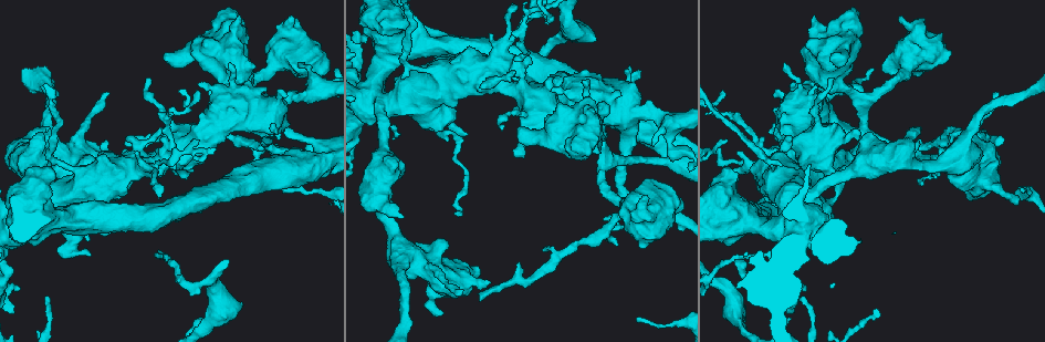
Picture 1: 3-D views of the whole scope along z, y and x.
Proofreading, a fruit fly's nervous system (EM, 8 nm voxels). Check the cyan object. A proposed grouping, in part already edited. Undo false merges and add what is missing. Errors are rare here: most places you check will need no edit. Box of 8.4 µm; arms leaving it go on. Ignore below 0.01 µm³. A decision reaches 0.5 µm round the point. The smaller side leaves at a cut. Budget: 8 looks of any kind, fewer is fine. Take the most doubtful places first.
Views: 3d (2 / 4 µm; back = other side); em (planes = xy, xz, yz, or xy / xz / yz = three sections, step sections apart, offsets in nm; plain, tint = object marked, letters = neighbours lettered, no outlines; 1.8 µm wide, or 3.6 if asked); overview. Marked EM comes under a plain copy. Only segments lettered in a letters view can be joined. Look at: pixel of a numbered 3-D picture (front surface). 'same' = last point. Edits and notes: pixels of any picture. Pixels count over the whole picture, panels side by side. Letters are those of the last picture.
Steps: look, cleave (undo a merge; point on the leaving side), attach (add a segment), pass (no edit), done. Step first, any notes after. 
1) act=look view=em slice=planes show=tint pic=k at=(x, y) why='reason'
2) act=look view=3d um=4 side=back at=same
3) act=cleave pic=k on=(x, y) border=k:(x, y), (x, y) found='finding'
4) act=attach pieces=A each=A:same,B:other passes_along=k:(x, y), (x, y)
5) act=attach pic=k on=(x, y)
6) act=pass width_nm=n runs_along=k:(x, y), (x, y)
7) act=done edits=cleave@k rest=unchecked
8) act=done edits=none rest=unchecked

act=look view=3d um=2 pic=1 at=(199, 319) why='free end'

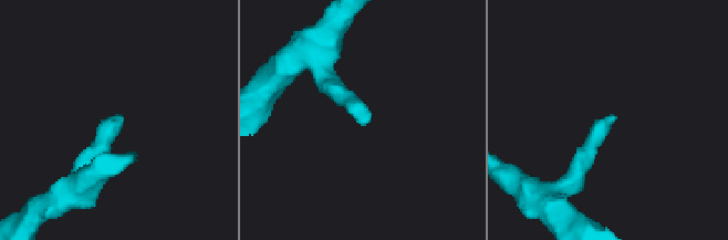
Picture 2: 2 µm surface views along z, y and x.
act=look view=em um=3.6 slice=planes show=letters pic=2 at=(365, 125)

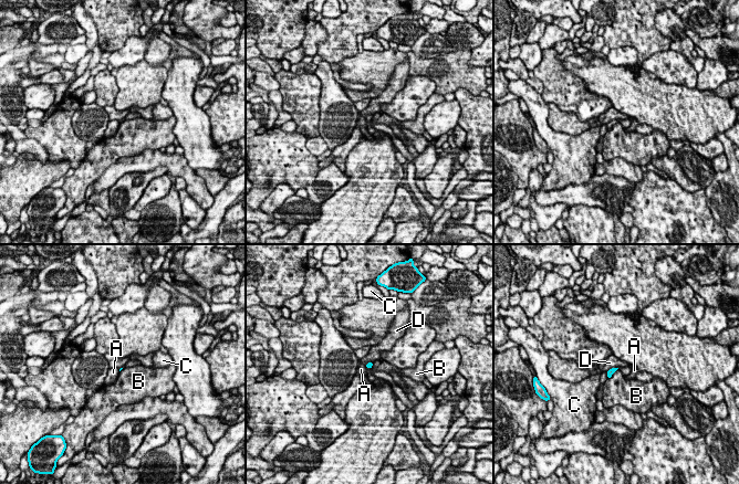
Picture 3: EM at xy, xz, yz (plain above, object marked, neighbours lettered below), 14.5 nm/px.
act=pass each=A:other,B:other,C:other,D:other border=3:(372, 361), (366, 364), (366, 368) found='none of them fits'

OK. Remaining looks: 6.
act=look view=em um=3.6 slice=planes show=letters pic=1 at=(380, 109) why='sharp bend'

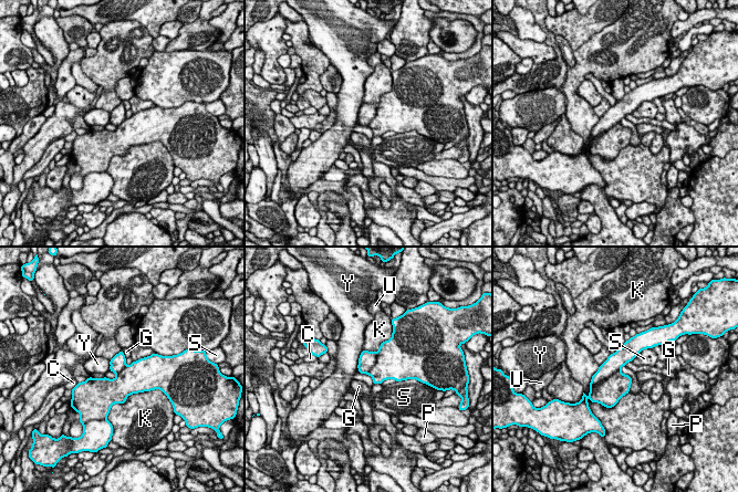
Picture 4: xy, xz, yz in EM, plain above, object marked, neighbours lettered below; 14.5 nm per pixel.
act=pass width_nm=380 each=C:other,G:other,K:other,P:other,S:other,U:other,Y:other found='continuous, no second cell'

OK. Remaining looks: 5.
act=look view=3d um=4 pic=1 at=(806, 93) why='sudden change in width'

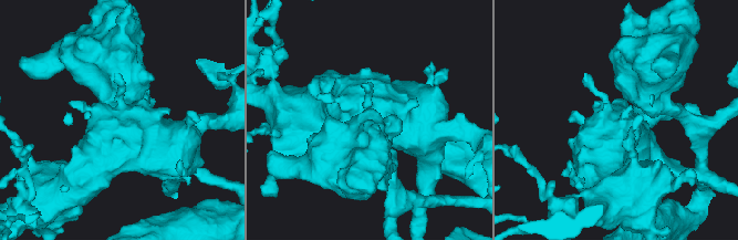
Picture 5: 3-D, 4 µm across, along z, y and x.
act=look view=em um=3.6 slice=xz step=4 show=tint pic=5 at=(130, 119) why='now the EM'

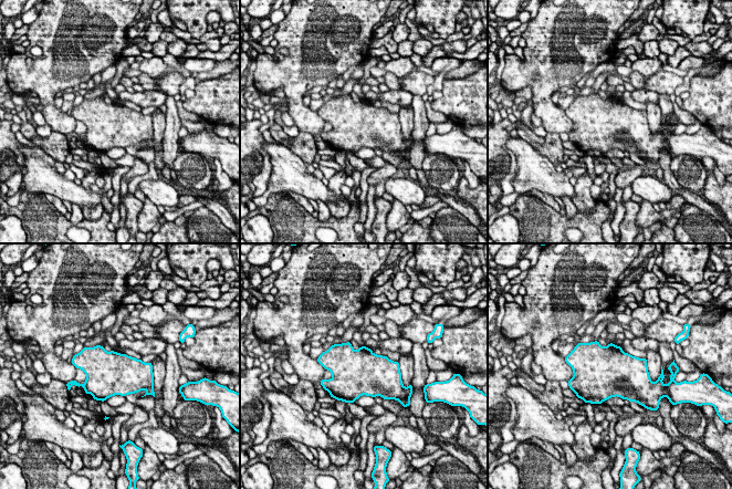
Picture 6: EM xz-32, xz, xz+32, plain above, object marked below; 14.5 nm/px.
act=look view=em um=3.6 slice=yz step=16 show=letters at=same why='another direction'

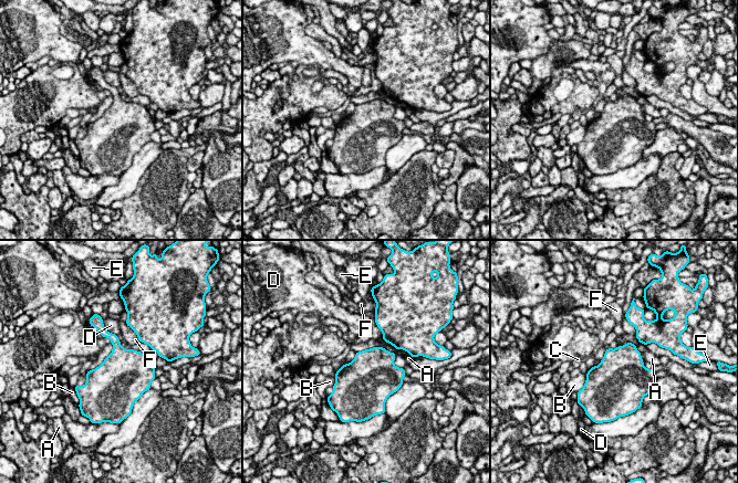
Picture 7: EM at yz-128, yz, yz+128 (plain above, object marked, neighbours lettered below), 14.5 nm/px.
act=pass width_nm=550 longest_contact=F:220nm each=A:other,B:other,C:other,D:other,E:other,F:other found='continuous, no second cell'

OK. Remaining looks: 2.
act=done edits=none rest=unchecked

